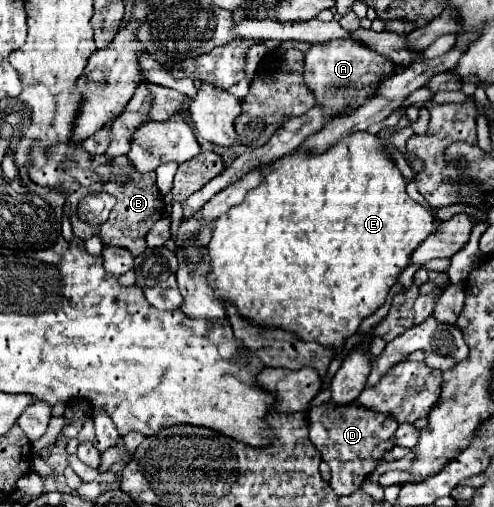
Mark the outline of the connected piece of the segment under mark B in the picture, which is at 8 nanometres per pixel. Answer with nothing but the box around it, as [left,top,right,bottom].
[28,142,164,256]

